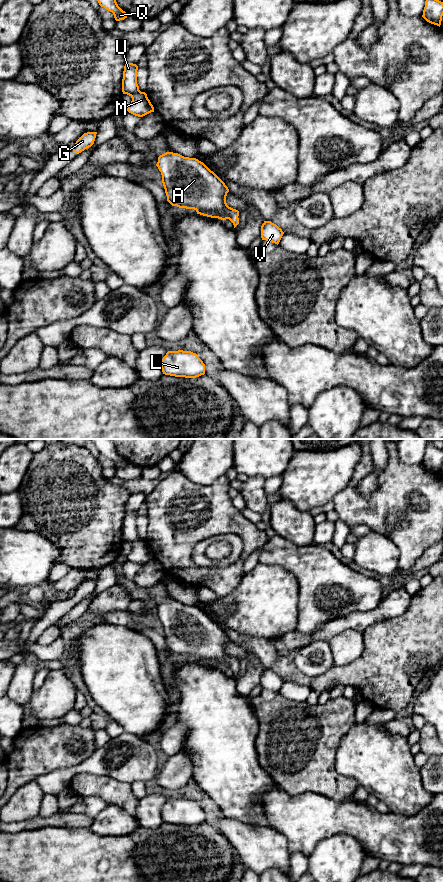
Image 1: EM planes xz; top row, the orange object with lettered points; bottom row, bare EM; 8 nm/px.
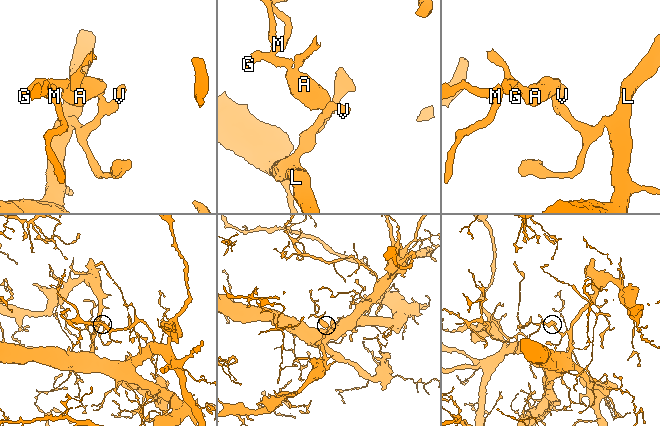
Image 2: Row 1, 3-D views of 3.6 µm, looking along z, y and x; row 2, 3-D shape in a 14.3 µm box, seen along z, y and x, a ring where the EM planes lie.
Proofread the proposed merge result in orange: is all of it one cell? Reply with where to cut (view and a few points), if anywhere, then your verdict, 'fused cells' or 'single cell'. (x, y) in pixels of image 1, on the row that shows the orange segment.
no cut | single cell

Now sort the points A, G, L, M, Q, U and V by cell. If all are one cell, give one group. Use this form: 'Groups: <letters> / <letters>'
Groups: A G L M Q U V

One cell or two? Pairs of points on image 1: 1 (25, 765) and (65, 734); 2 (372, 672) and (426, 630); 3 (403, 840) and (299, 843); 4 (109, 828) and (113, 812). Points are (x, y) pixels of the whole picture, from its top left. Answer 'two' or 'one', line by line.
1: one
2: one
3: one
4: one

